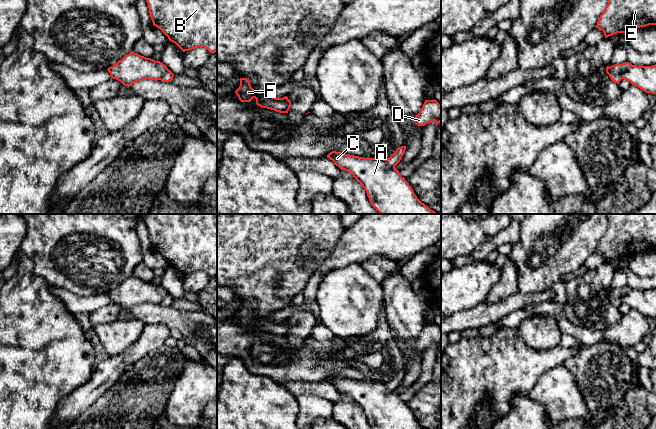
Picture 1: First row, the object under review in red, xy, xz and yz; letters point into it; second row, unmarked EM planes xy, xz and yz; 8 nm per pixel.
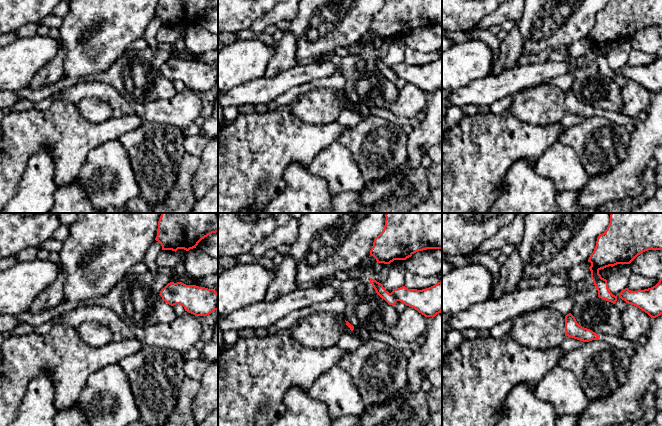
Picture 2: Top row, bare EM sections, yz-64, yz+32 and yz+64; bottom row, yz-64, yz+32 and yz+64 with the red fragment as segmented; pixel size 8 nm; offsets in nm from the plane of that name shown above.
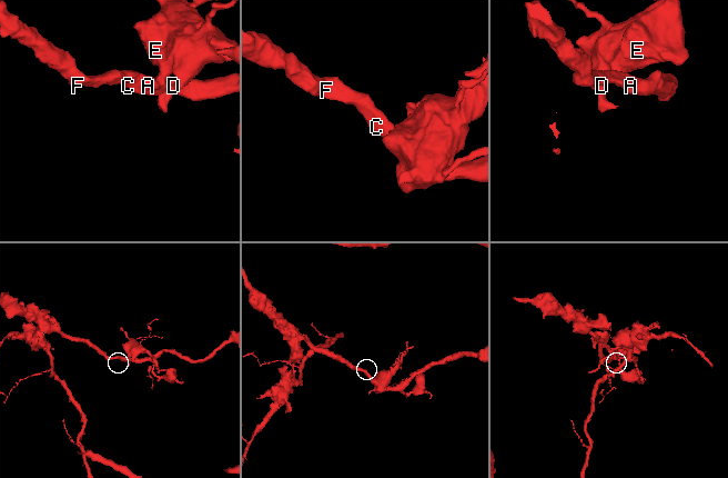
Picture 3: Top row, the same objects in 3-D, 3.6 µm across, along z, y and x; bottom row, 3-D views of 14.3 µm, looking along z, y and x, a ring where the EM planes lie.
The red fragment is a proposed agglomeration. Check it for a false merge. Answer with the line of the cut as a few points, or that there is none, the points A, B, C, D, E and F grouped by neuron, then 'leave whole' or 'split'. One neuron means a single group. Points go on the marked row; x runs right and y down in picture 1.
cut in yz along (608, 67), (621, 79); A C F / B D E; split

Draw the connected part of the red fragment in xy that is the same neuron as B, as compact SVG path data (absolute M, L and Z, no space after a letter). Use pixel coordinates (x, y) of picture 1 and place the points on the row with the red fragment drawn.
M146 0L153 25L183 52L204 47L217 52L217 0Z

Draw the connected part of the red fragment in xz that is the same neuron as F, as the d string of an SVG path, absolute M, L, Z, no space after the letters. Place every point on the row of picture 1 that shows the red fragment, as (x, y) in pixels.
M240 78L240 86L235 93L241 102L250 102L255 98L256 104L261 108L271 109L280 113L288 113L291 106L291 101L287 96L275 98L272 95L272 89L261 92L254 90L247 78Z

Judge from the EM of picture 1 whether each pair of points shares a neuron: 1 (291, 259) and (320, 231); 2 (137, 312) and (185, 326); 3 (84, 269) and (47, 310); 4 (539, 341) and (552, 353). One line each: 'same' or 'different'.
1: same
2: same
3: different
4: different

